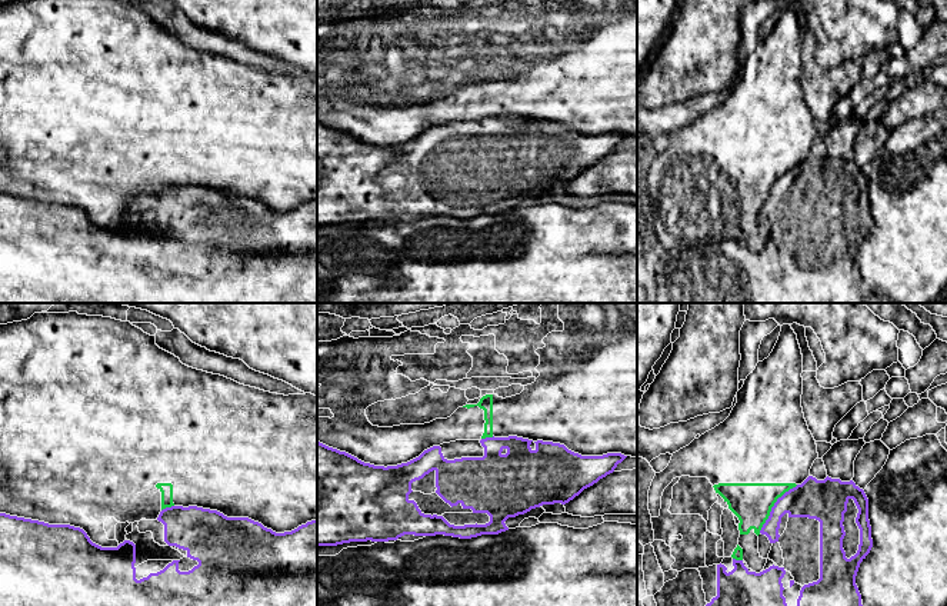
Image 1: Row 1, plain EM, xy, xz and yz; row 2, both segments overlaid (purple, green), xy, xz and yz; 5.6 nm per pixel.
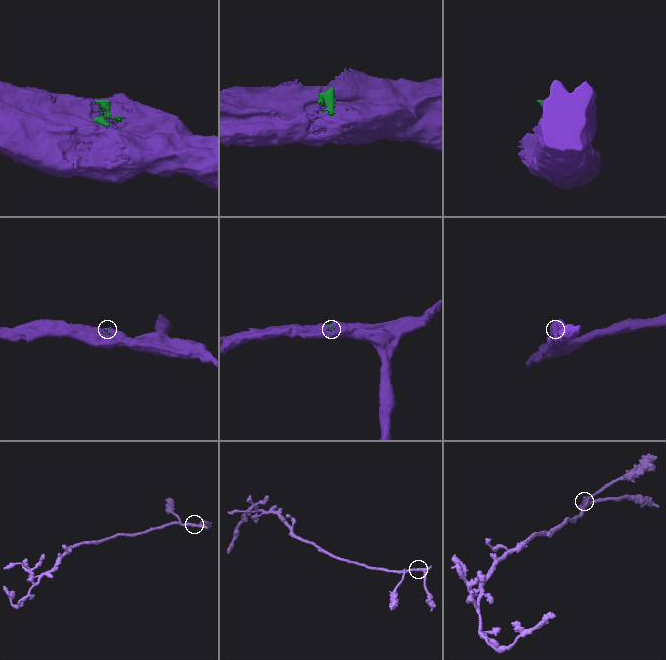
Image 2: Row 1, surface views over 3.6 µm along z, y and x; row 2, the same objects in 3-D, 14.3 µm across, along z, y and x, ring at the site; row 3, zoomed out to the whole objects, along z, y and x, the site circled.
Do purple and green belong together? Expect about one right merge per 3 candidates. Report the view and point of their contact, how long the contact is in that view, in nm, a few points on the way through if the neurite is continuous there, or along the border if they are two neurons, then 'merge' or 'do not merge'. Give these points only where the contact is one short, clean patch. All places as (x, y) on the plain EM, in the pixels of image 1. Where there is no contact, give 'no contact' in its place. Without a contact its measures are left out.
yz (773, 186) | 340 nm | along yz (797, 165), (777, 179), (759, 212) | do not merge

